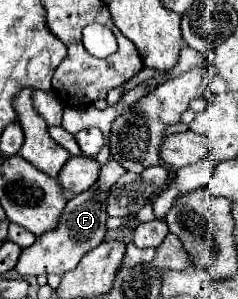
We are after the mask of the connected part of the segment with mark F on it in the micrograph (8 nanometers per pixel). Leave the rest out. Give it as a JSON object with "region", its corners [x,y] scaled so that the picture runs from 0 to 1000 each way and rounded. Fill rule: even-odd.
{"region":[[[462,535],[445,555],[429,555],[420,595],[395,615],[387,635],[361,635],[328,656],[311,656],[303,669],[286,669],[244,756],[218,776],[193,776],[185,789],[160,789],[151,809],[118,829],[92,836],[76,883],[67,883],[67,910],[84,923],[168,923],[168,916],[269,916],[294,910],[303,896],[328,890],[328,876],[345,870],[345,856],[361,843],[378,843],[387,829],[403,829],[437,789],[445,789],[445,635],[479,615],[479,602],[496,602],[521,582],[521,562],[504,555],[504,542]]]}

